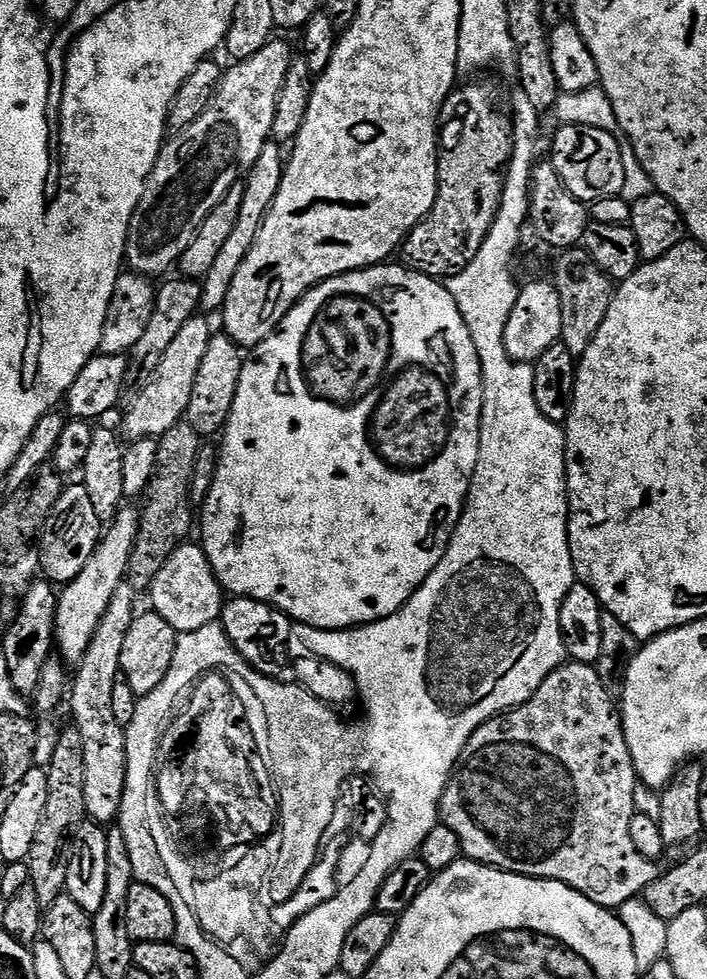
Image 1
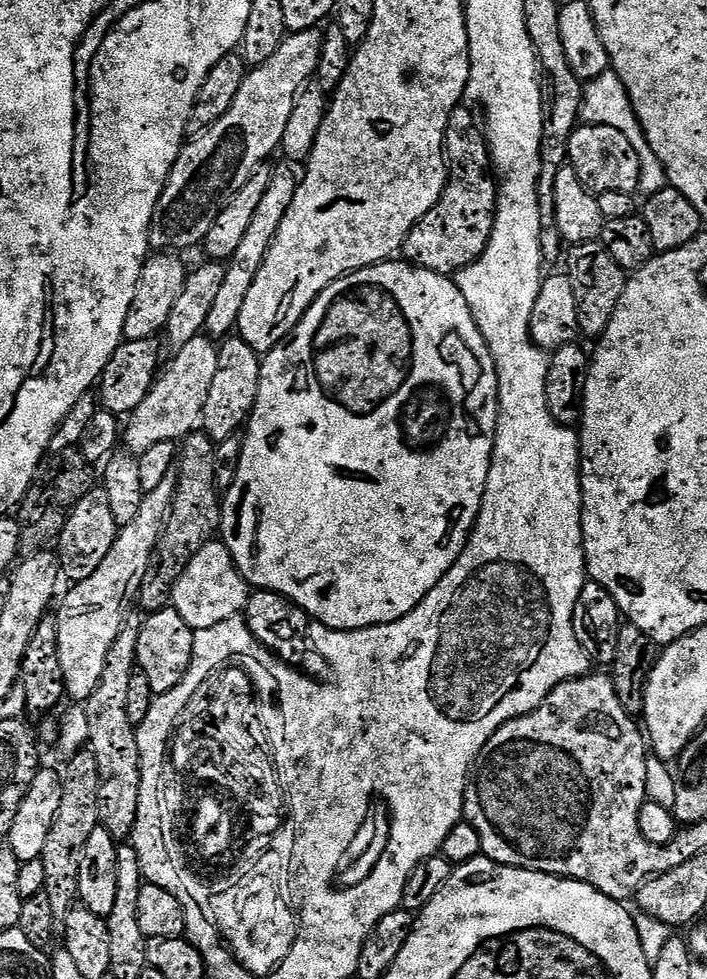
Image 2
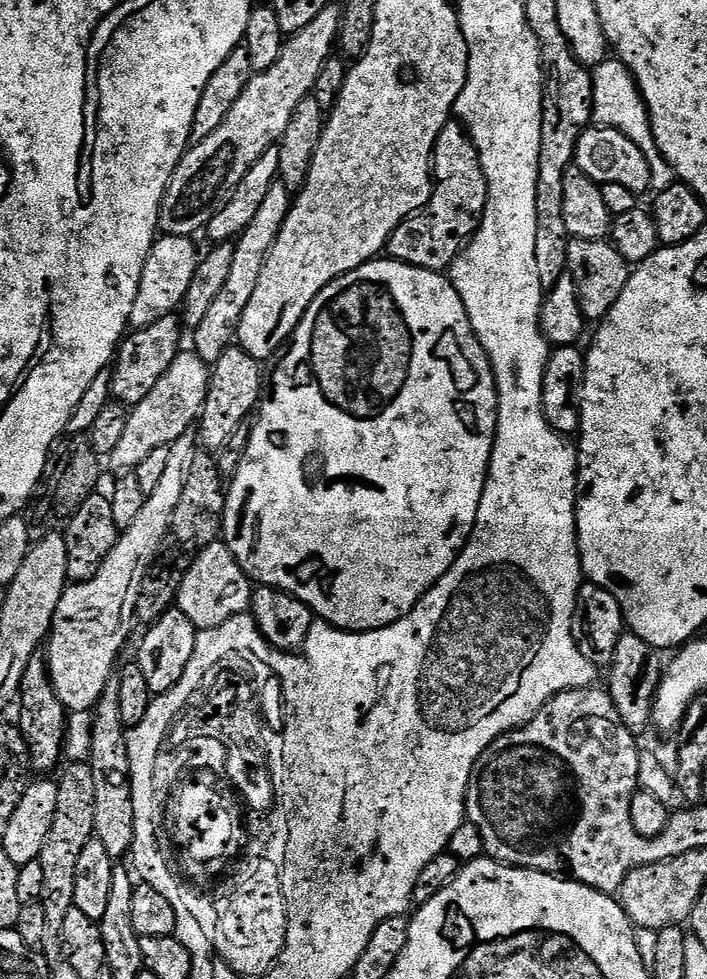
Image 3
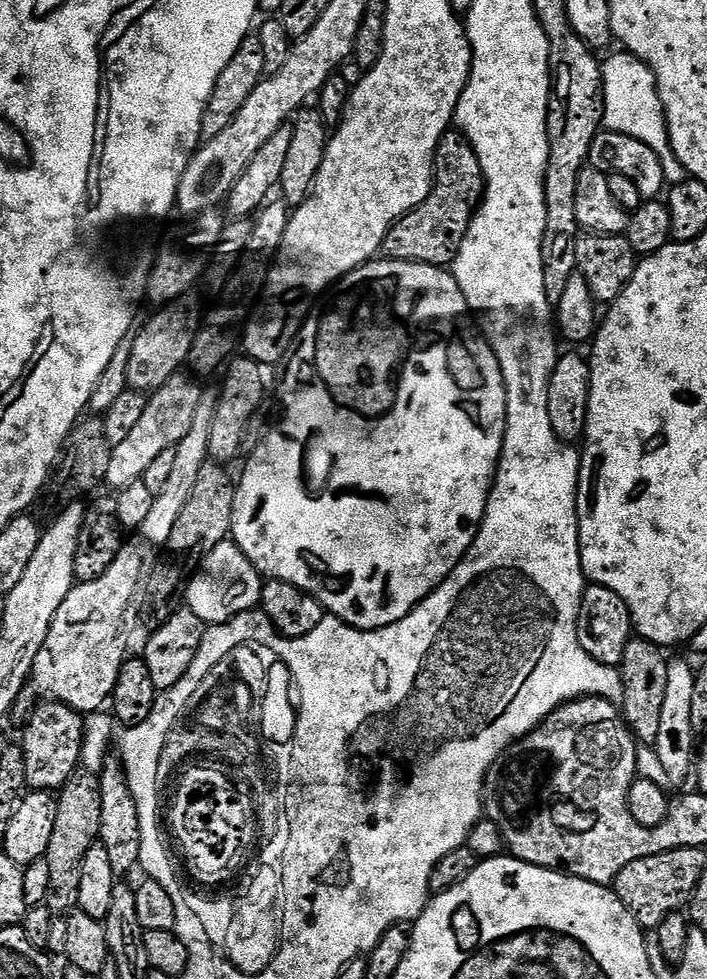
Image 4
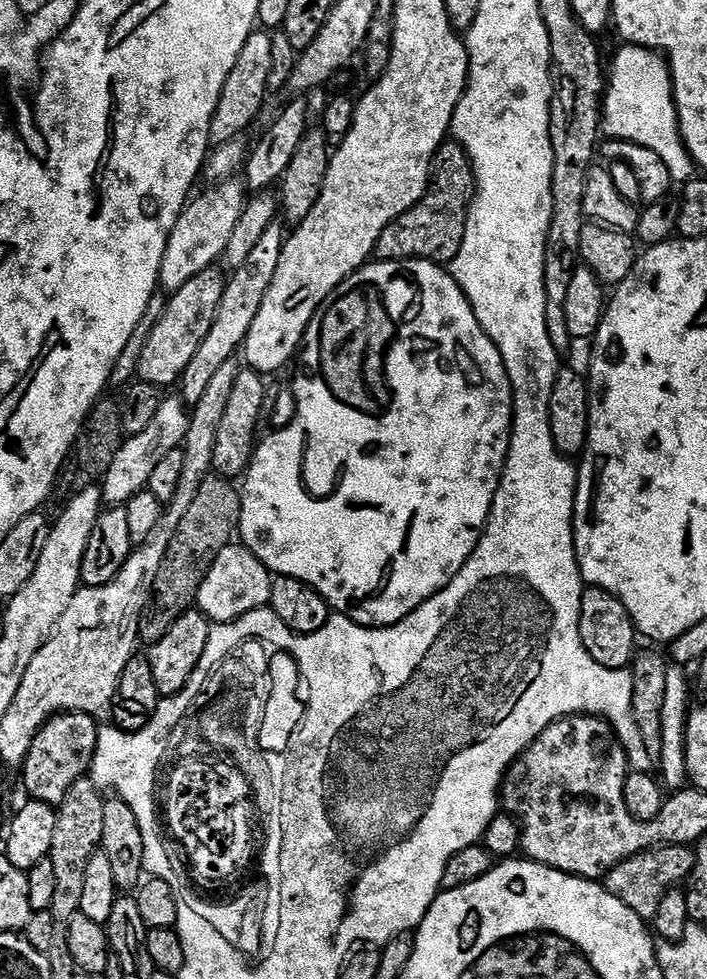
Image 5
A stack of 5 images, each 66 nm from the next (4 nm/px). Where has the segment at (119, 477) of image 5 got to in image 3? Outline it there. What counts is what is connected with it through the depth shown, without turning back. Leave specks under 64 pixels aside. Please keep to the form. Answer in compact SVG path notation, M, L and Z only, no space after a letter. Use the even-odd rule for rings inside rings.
M181 351L174 358L170 370L162 374L158 386L154 386L154 390L150 390L150 394L146 394L146 398L142 398L142 402L138 402L127 413L122 438L110 455L113 466L124 468L120 470L134 470L139 464L146 462L146 458L150 458L154 450L168 448L178 438L189 435L204 410L211 381L212 373L208 363L196 355L195 351Z

